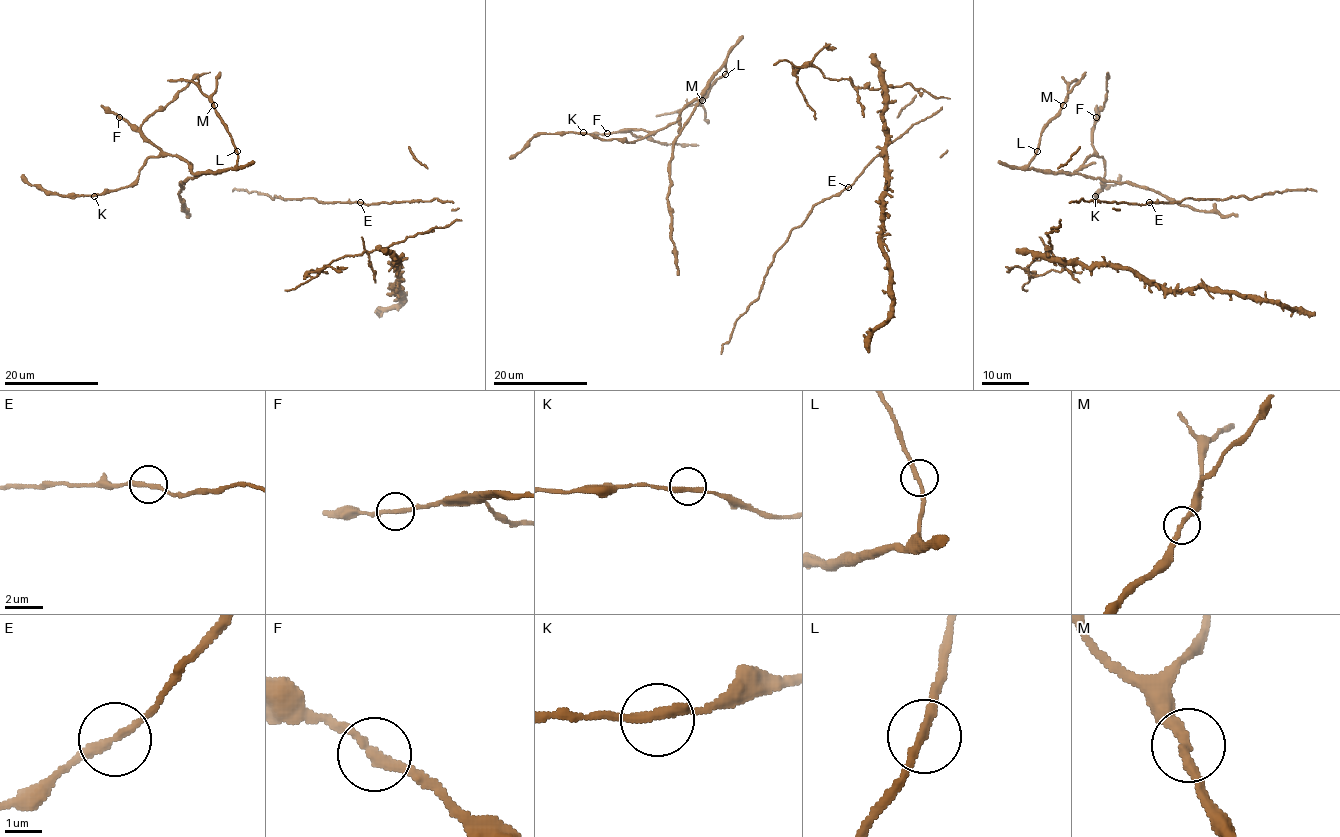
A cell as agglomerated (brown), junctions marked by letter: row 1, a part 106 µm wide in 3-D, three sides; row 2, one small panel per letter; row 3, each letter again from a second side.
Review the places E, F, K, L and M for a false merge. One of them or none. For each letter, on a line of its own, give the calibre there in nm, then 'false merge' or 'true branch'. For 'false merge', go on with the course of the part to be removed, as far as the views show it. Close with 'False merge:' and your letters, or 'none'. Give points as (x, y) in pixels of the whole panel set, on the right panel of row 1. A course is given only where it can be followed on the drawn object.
E: calibre 240 nm; false merge
F: calibre 240 nm; true branch
K: calibre 240 nm; true branch
L: calibre 220 nm; true branch
M: calibre 260 nm; true branch
False merge: E

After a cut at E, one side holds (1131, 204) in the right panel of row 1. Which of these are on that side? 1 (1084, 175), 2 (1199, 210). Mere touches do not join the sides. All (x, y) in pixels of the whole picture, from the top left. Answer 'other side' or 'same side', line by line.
1: other side
2: other side

